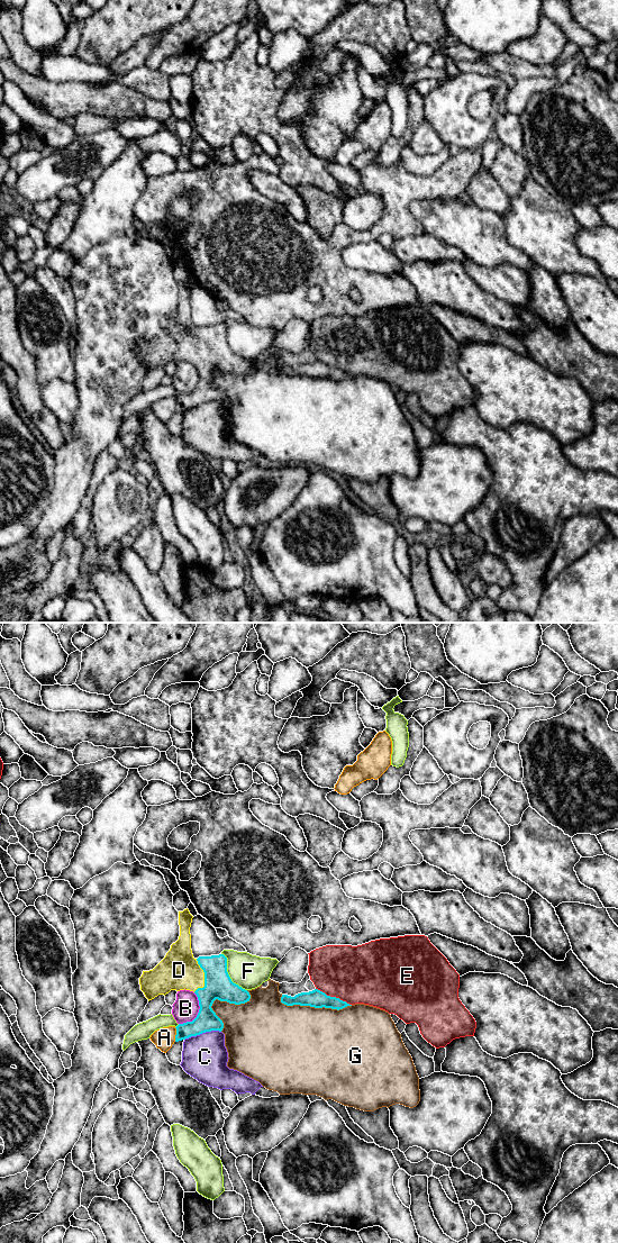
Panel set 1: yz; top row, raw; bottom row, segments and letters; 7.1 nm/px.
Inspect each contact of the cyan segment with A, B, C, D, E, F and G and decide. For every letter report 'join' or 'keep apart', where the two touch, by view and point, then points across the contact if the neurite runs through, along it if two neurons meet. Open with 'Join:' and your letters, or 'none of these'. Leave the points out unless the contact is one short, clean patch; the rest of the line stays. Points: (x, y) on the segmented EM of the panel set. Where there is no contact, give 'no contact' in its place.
Join: D
A: keep apart; meets cyan in yz at (176, 1034)
B: keep apart; meets cyan in yz at (198, 1013)
C: keep apart; meets cyan in yz at (202, 1032)
D: join; meets cyan in yz at (205, 978); runs through yz (218, 985), (205, 978), (179, 970)
E: keep apart; meets cyan in yz at (334, 997)
F: keep apart; meets cyan in yz at (228, 974)
G: keep apart; meets cyan in yz at (315, 1007)

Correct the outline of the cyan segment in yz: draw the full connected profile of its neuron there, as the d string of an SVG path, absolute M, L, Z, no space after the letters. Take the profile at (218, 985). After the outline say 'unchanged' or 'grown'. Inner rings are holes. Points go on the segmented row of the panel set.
M188 908L179 911L179 940L153 970L143 971L139 978L140 990L148 1001L171 990L185 989L197 995L199 1013L192 1022L175 1027L175 1042L206 1032L222 1031L224 1023L211 1008L216 999L235 1005L251 999L247 990L231 981L224 954L193 958L190 934L192 918Z; grown

